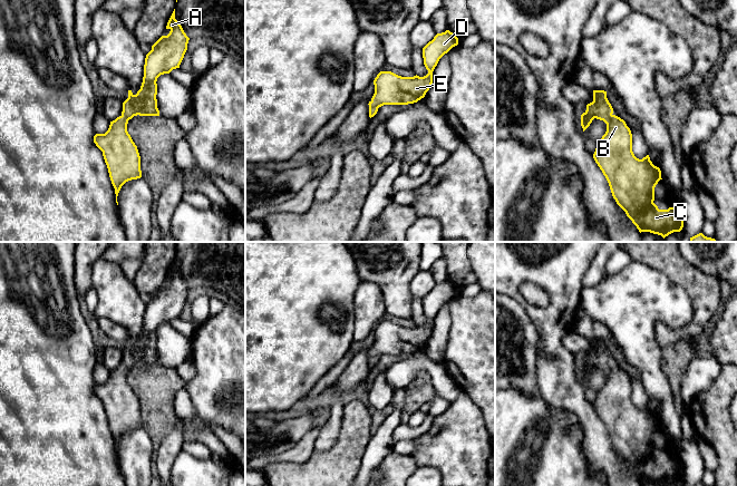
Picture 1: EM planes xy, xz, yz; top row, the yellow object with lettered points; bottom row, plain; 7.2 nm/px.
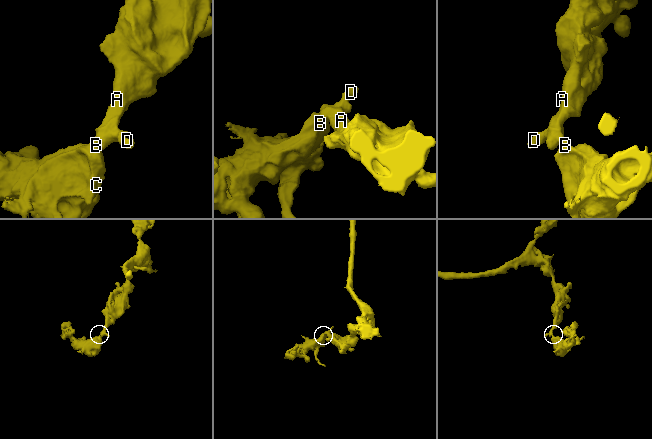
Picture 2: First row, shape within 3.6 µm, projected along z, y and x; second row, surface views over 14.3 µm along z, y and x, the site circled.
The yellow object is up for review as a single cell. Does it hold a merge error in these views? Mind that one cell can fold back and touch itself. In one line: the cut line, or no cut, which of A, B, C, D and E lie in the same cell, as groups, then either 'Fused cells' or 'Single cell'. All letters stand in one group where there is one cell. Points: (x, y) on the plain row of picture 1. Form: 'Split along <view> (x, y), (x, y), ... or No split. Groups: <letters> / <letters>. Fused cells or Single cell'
No split. Groups: A B C D E. Single cell

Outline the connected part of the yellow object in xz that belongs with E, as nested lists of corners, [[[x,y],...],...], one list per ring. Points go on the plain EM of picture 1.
[[[446,280],[437,283],[423,298],[424,314],[428,323],[424,327],[401,327],[391,321],[380,321],[374,330],[375,343],[369,351],[369,367],[374,367],[384,354],[408,354],[425,347],[433,333],[433,321],[439,309],[458,294],[456,284]]]

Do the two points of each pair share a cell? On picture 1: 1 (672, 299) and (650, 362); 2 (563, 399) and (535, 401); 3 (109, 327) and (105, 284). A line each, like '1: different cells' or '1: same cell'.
1: same cell
2: different cells
3: different cells

